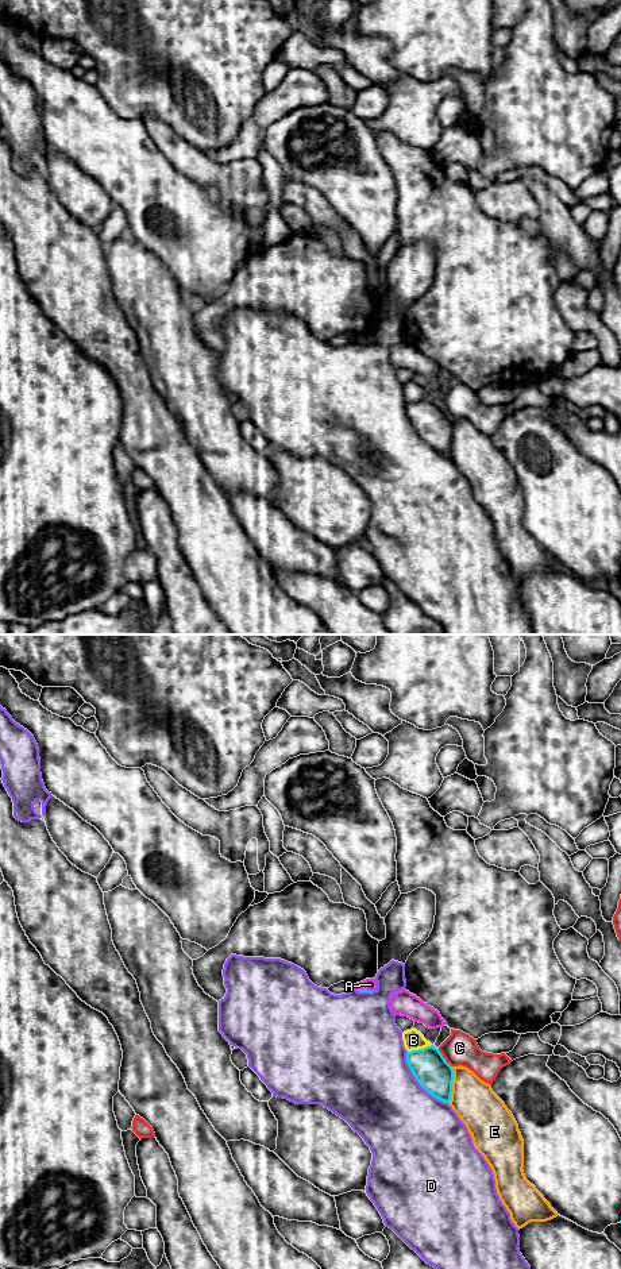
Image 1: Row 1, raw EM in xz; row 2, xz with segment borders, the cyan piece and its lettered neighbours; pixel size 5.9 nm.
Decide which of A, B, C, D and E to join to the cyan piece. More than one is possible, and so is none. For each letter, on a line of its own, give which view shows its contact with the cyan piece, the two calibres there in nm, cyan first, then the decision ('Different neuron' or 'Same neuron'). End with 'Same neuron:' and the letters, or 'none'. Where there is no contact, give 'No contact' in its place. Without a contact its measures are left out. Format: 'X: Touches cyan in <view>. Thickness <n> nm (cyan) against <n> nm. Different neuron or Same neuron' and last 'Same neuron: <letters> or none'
A: Touches cyan in xz. Thickness 20 nm (cyan) against 80 nm. Different neuron
B: Touches cyan in xz. Thickness 220 nm (cyan) against 120 nm. Different neuron
C: Touches cyan in xz. Thickness 220 nm (cyan) against 190 nm. Different neuron
D: Touches cyan in xz. Thickness 220 nm (cyan) against 480 nm. Different neuron
E: Touches cyan in xz. Thickness 220 nm (cyan) against 260 nm. Different neuron
Same neuron: none

